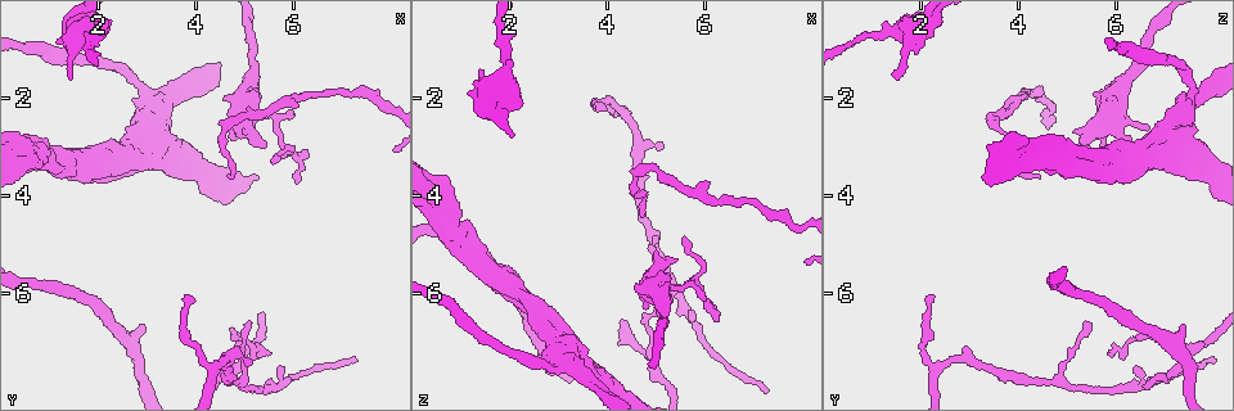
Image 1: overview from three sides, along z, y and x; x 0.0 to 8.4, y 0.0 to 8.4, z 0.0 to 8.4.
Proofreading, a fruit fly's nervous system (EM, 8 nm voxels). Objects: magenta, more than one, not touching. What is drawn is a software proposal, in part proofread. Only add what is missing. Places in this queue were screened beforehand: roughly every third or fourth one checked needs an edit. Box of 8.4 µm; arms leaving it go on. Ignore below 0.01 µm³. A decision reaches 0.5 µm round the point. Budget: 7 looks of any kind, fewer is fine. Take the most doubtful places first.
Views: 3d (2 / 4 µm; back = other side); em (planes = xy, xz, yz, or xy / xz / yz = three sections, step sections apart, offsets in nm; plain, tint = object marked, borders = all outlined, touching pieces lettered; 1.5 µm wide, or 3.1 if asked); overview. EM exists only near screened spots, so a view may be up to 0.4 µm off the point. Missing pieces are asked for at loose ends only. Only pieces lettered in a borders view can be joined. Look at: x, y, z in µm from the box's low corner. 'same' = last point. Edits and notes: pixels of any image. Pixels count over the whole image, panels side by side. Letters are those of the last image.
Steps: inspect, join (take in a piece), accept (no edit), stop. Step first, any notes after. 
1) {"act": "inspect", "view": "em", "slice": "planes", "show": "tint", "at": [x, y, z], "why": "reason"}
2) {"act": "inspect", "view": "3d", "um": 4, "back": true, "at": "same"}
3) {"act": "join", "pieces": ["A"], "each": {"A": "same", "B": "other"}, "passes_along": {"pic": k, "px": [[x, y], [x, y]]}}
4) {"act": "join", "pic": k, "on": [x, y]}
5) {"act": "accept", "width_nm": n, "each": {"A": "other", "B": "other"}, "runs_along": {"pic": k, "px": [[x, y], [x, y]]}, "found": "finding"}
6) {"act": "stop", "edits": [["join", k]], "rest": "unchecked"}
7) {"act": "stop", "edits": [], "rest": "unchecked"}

{"act": "inspect", "view": "3d", "um": 4, "at": [6.10, 3.75, 6.10], "why": "branch stops here"}

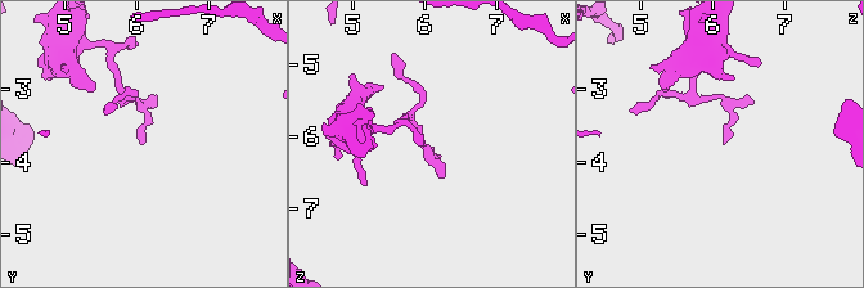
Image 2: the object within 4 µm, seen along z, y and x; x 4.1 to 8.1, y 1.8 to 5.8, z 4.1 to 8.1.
{"act": "inspect", "view": "em", "slice": "planes", "show": "tint", "at": [6.05, 3.70, 6.15], "why": "now the EM"}

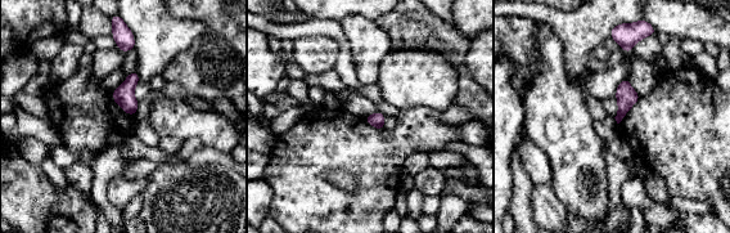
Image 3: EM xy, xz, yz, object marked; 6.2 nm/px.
{"act": "inspect", "view": "em", "slice": "planes", "show": "borders", "at": "same", "why": "see the neighbours"}

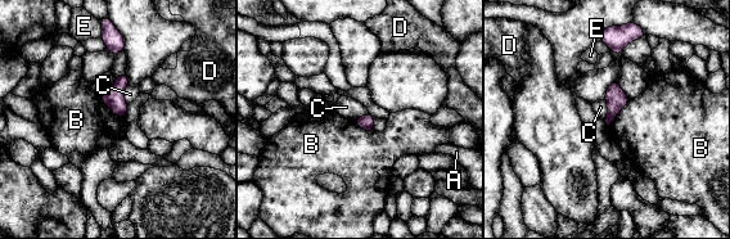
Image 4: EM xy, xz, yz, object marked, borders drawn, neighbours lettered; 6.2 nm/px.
{"act": "accept", "each": {"A": "other", "B": "other", "C": "other", "D": "other", "E": "other"}, "found": "none of them fits"}

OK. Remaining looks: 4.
{"act": "inspect", "view": "3d", "um": 2, "at": [1.50, 1.60, 1.55], "why": "free end"}

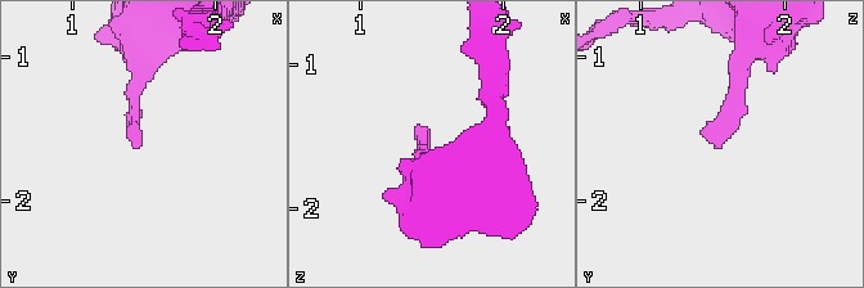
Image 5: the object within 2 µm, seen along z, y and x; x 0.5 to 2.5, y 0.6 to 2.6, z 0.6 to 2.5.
{"act": "inspect", "view": "em", "slice": "xy", "step": 4, "show": "borders", "at": [1.46, 1.60, 1.50]}

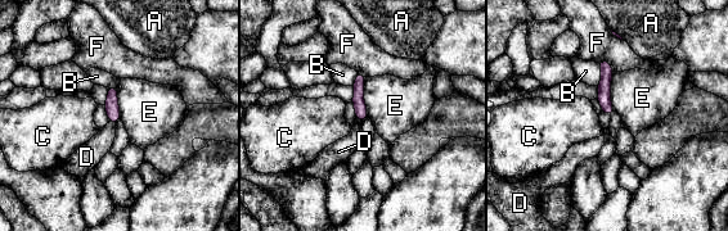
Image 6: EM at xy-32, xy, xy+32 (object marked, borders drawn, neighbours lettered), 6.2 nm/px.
{"act": "inspect", "view": "em", "slice": "planes", "show": "borders", "at": "same", "why": "cut it another way"}

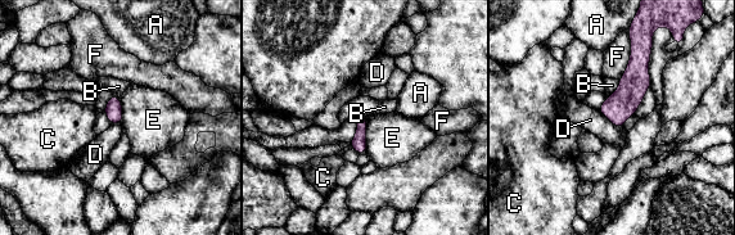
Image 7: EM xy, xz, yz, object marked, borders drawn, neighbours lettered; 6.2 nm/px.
{"act": "accept", "longest_contact_nm": ["F", 300], "each": {"A": "other", "B": "other", "C": "other", "D": "other", "E": "other", "F": "other"}, "runs_along": {"pic": 7, "px": [[639, 50], [636, 80], [617, 122]]}, "found": "none of them fits"}

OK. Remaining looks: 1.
{"act": "stop", "edits": [], "rest": "unchecked"}

